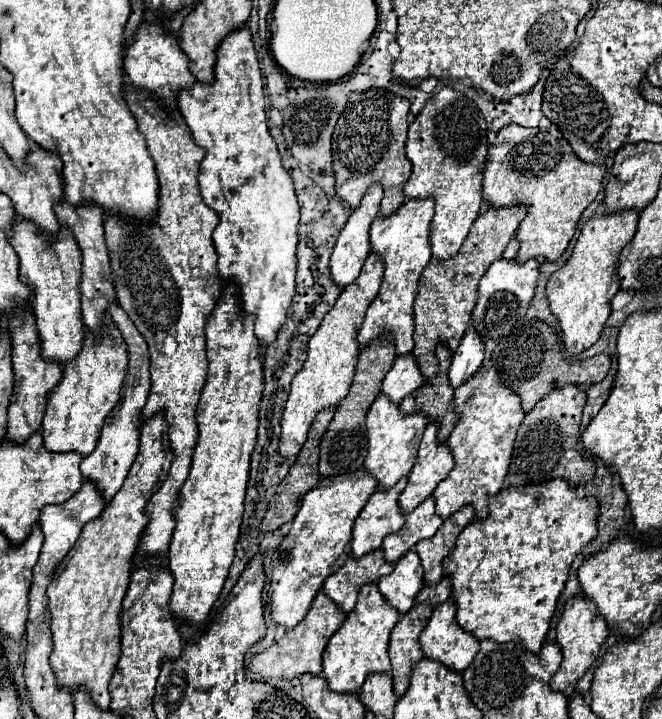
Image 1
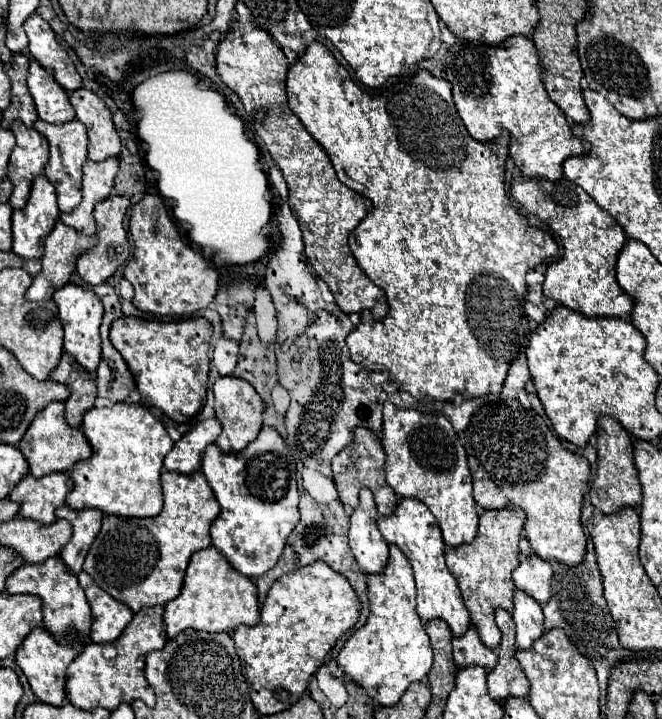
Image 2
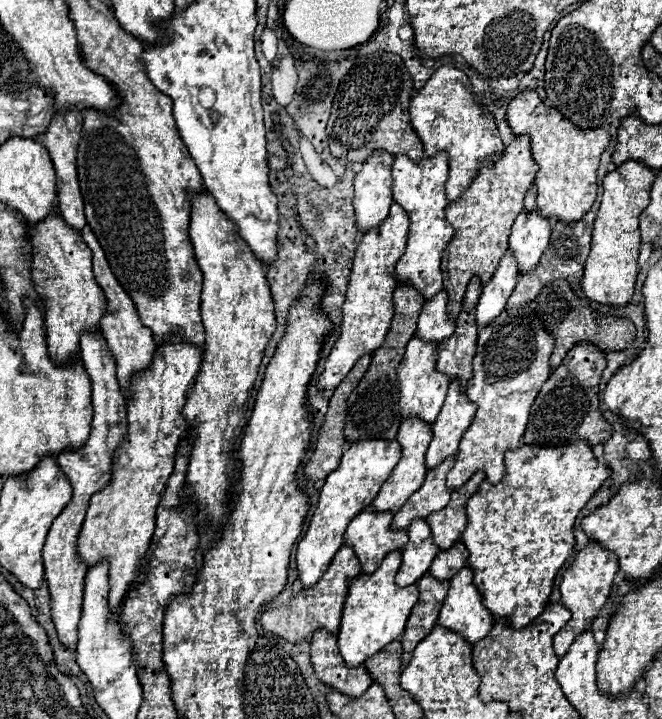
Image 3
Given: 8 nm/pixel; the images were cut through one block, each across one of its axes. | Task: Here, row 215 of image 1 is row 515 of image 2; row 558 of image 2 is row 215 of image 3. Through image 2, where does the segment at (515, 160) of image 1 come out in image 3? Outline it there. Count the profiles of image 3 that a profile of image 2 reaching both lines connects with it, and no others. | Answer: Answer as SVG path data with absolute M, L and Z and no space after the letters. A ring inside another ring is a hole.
M522 90L506 110L506 122L514 134L530 134L532 158L540 166L536 174L538 188L538 212L542 216L554 216L564 222L576 222L582 218L596 200L596 168L600 154L610 142L610 132L602 130L578 130L556 108L546 108L536 90Z

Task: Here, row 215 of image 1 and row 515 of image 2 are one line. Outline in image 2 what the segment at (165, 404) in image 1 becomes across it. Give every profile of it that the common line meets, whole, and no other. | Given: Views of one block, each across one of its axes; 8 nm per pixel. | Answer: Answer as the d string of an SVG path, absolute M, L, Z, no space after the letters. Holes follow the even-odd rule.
M164 470L160 480L164 490L162 512L154 518L104 516L102 530L84 560L84 572L132 612L144 606L164 606L180 594L188 560L194 552L210 546L210 522L220 512L202 472L176 474Z

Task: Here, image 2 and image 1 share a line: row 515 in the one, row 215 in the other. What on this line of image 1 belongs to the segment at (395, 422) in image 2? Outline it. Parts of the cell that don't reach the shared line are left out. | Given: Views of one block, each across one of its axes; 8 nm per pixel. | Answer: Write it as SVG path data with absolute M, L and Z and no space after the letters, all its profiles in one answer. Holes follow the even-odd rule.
M442 88L434 94L416 120L408 128L406 156L412 162L412 174L404 184L404 196L408 200L434 200L434 216L430 224L430 248L432 258L444 262L458 254L468 236L470 226L478 218L482 206L482 166L486 160L486 120L478 112L476 104L454 92Z

